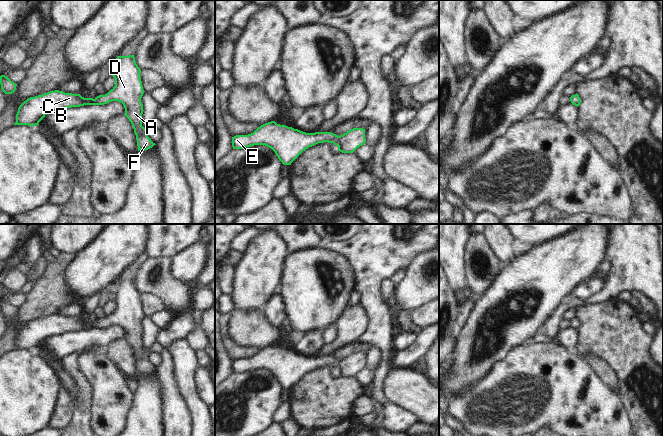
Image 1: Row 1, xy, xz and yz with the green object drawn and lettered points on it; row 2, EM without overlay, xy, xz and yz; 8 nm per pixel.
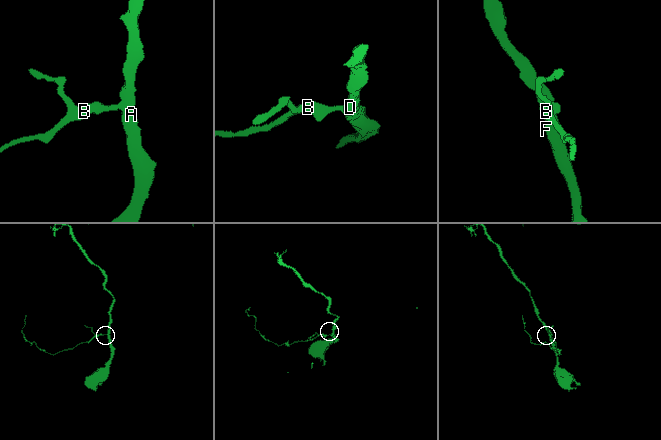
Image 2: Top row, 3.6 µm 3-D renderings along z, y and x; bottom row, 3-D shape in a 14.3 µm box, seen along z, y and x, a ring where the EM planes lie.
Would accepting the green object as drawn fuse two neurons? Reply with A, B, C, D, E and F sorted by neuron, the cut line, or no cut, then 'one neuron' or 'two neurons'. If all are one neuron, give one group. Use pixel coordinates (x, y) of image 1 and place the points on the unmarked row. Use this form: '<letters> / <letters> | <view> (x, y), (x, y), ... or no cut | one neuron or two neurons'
A B C D E F | no cut | one neuron

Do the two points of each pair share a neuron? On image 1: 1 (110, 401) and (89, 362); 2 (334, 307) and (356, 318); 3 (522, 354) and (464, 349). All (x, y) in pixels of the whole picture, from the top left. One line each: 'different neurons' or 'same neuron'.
1: same neuron
2: different neurons
3: different neurons

